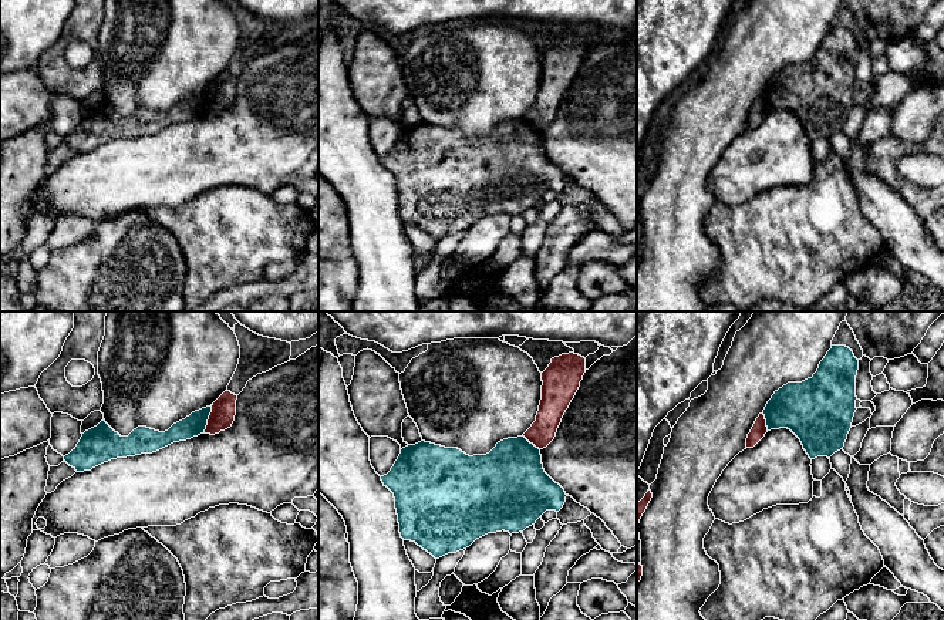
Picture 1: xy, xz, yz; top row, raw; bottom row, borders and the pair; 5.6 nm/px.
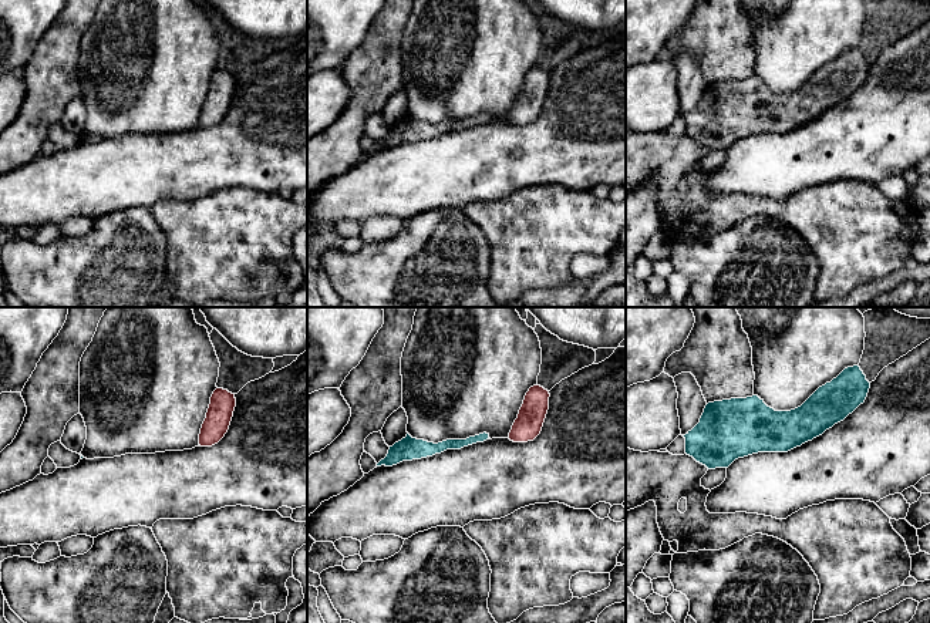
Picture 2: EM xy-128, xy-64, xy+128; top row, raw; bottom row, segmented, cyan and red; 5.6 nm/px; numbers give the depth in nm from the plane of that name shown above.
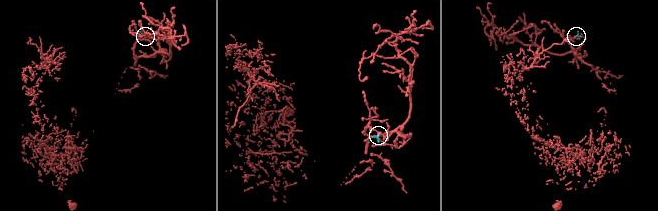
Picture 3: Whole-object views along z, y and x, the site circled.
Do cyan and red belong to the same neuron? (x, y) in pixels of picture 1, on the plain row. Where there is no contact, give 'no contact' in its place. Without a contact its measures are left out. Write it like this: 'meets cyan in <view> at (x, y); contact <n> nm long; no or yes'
meets cyan in xy at (208, 100); contact 170 nm long; no

